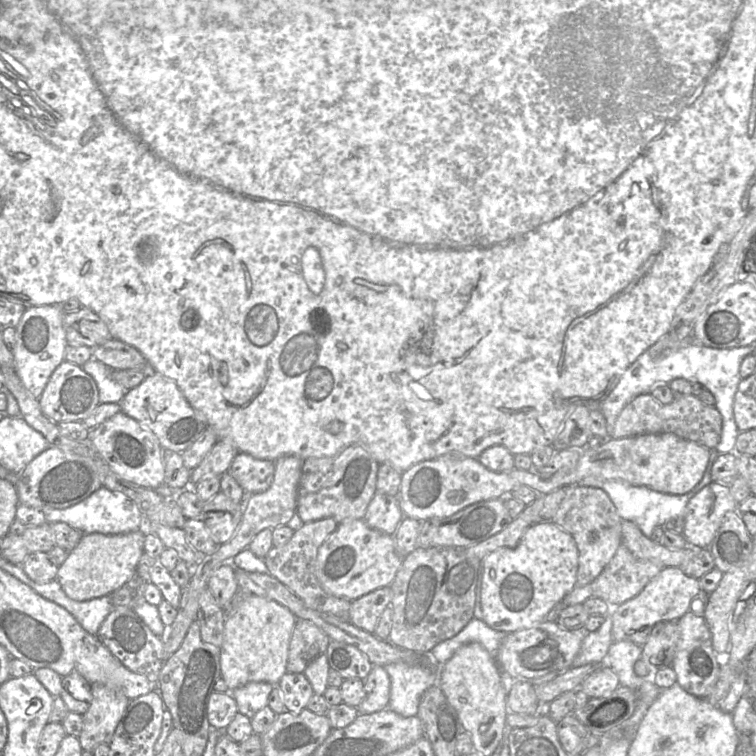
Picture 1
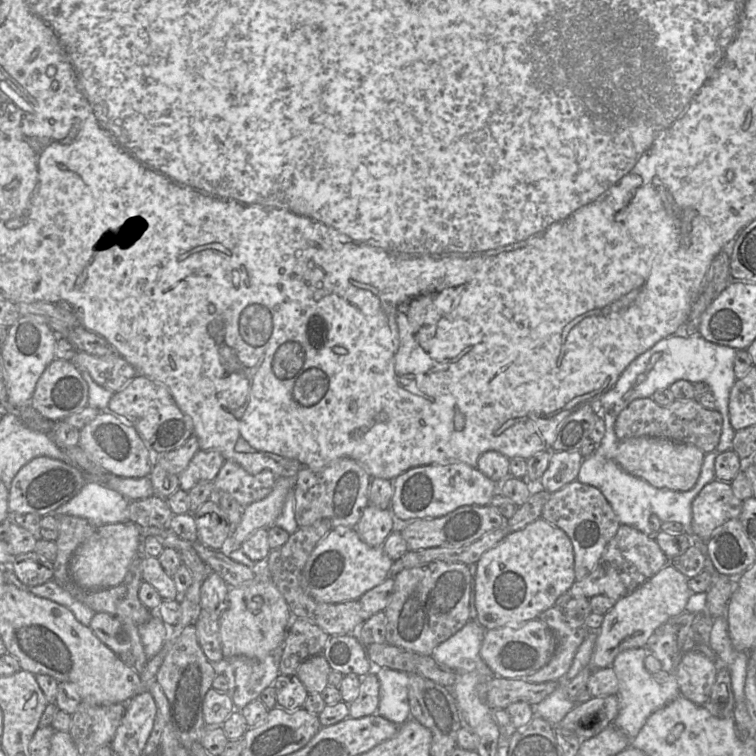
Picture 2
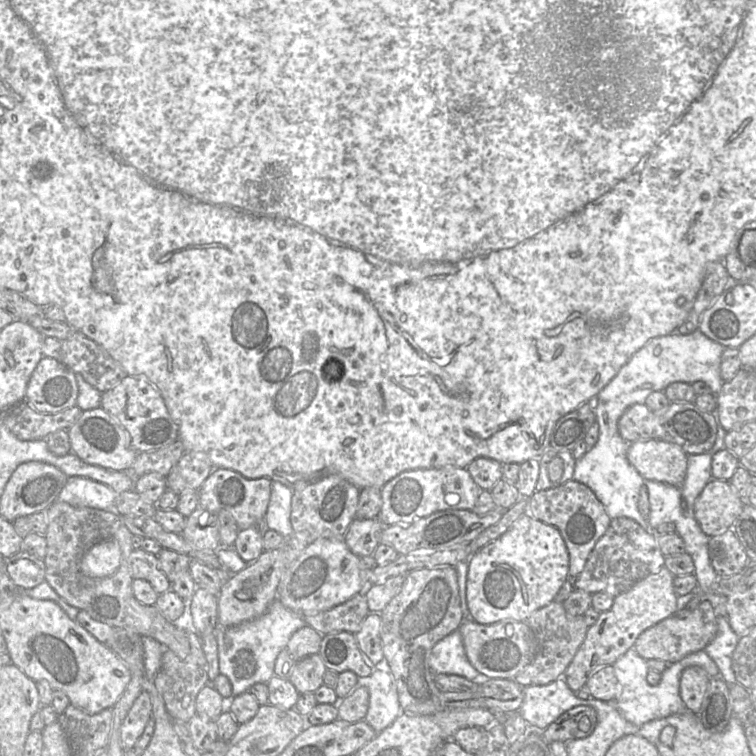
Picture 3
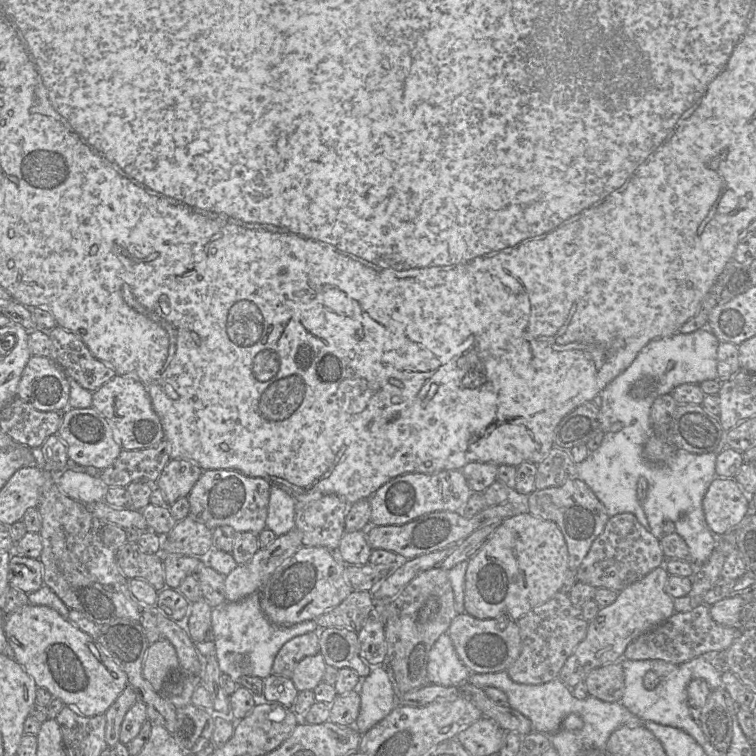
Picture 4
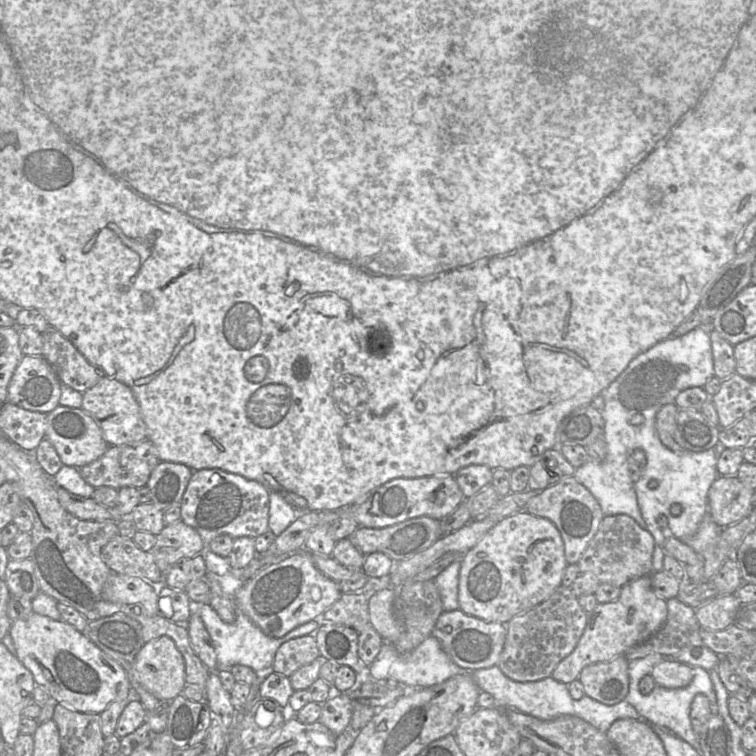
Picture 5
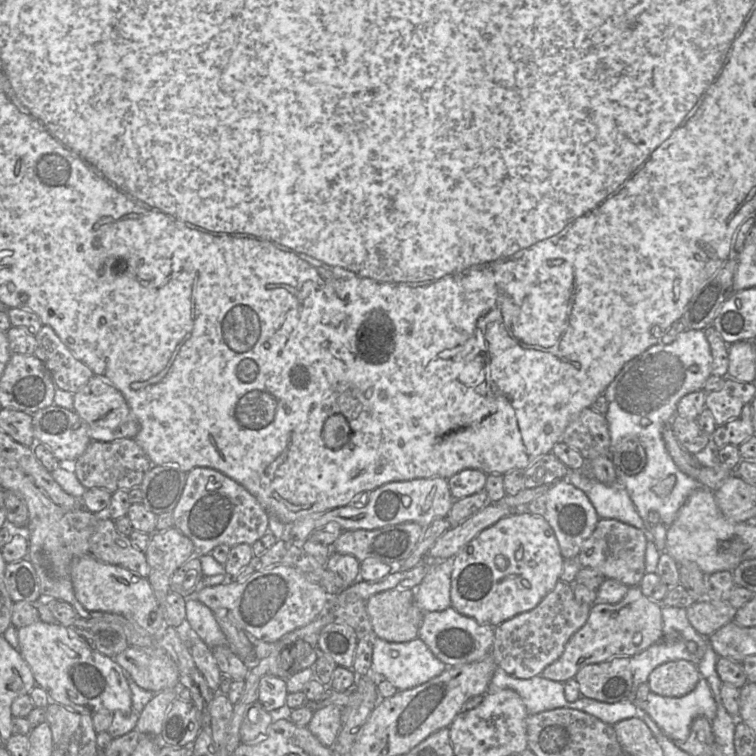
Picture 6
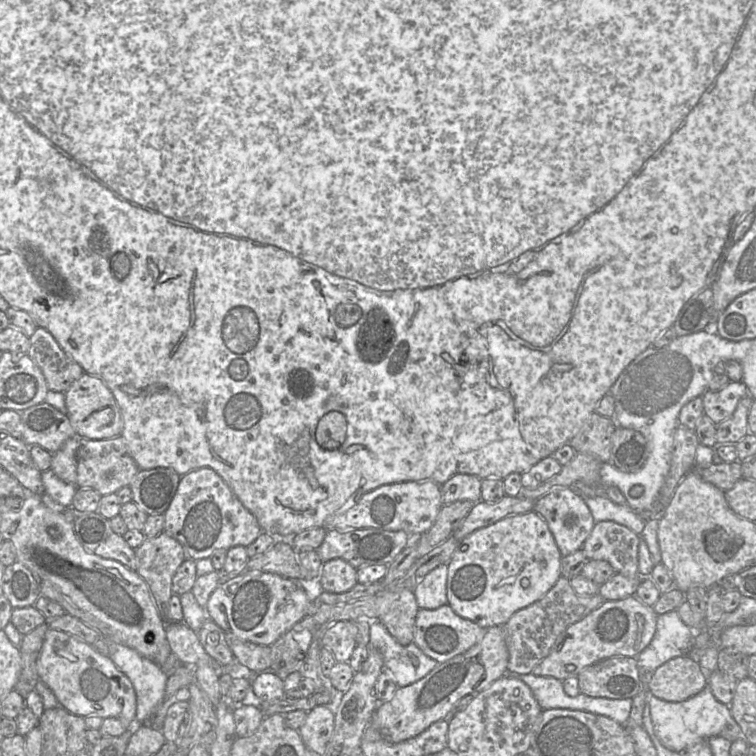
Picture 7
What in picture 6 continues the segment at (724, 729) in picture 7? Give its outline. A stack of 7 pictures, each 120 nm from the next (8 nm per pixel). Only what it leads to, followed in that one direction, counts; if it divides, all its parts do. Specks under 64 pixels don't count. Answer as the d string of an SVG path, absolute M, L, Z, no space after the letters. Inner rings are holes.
M701 677L695 689L682 697L663 697L650 691L646 700L641 703L640 710L648 714L671 740L685 742L690 735L693 720L703 716L712 721L717 713L717 704L707 680Z

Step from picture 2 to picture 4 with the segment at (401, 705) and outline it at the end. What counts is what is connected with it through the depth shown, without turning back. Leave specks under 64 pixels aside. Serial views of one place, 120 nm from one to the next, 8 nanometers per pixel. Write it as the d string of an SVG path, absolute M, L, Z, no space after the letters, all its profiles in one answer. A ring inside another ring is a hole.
M371 666L369 675L362 679L358 691L361 703L354 727L363 735L396 706L392 671L387 671L386 666Z

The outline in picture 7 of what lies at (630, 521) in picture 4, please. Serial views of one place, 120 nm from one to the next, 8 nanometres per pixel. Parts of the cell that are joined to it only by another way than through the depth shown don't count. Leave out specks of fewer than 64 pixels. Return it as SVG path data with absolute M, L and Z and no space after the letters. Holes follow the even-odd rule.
M614 521L595 523L582 550L587 560L608 562L615 573L629 578L638 574L638 546L640 535Z

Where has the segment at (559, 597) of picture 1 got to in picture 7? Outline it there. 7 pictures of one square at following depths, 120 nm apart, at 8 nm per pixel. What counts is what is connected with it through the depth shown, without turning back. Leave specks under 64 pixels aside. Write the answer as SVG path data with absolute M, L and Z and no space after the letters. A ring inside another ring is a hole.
M535 511L507 516L458 542L448 562L448 605L459 616L487 629L502 626L518 610L541 599L561 575L561 553L547 523Z

